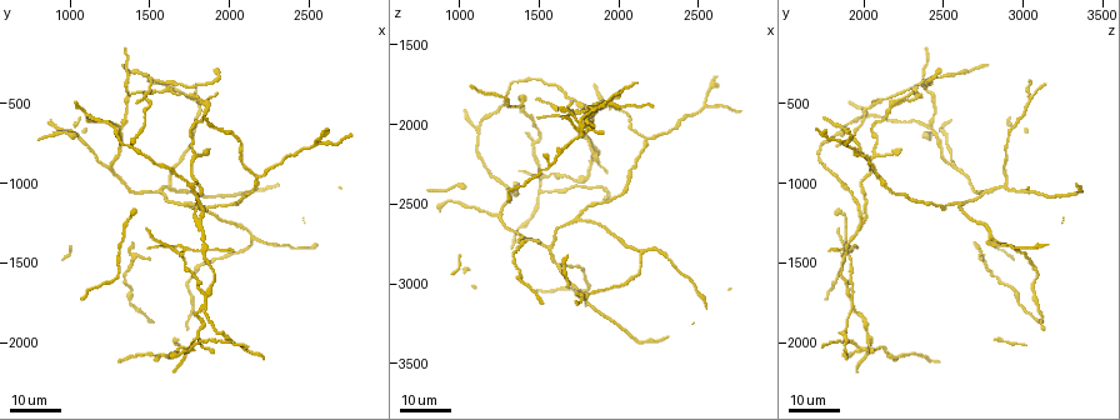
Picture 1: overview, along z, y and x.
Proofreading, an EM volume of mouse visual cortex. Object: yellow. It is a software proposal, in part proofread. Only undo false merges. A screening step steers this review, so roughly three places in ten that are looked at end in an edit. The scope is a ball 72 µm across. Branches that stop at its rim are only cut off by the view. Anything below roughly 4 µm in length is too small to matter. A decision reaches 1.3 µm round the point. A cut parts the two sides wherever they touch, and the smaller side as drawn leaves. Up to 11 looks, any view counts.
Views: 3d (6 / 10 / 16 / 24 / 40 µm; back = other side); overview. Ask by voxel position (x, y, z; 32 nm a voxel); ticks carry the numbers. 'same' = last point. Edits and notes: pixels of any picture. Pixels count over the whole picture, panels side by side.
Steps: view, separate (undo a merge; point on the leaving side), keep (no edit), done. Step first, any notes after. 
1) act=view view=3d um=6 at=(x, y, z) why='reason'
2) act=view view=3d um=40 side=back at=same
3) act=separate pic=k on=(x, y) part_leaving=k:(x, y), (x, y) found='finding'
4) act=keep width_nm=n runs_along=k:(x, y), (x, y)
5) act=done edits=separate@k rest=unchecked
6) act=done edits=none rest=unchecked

act=view view=3d um=16 at=(1620, 1000, 2900) why='three arms meet'

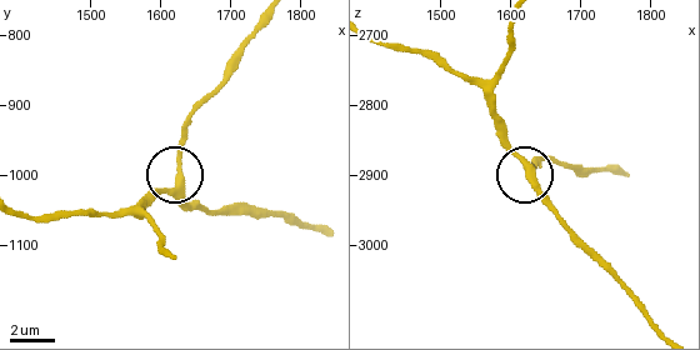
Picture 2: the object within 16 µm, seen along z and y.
act=view view=3d um=10 at=(1625, 1015, 2890) why='closer look'

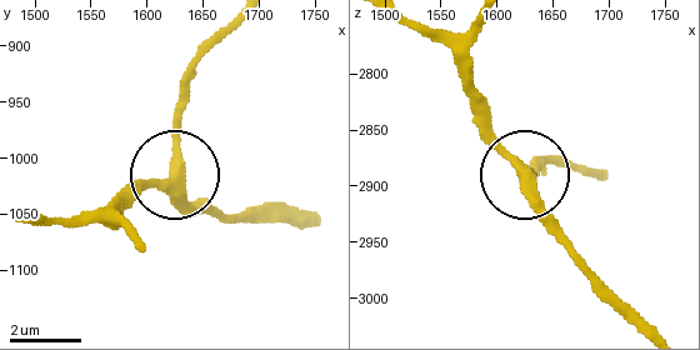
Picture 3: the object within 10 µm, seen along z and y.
act=view view=3d um=10 side=back at=(1624, 1020, 2888) why='from behind'

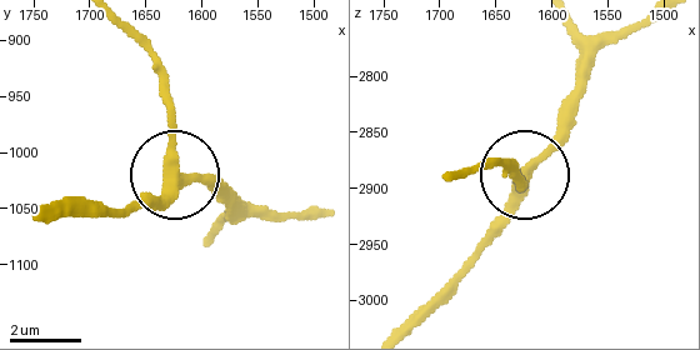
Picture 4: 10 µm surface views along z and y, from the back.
act=keep width_nm=320 runs_along=4:(633, 24), (593, 63), (575, 116), (534, 161), (483, 248) found='one neuron here'

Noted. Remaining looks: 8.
act=view view=3d um=24 at=(1560, 1060, 2760) why='a fork'

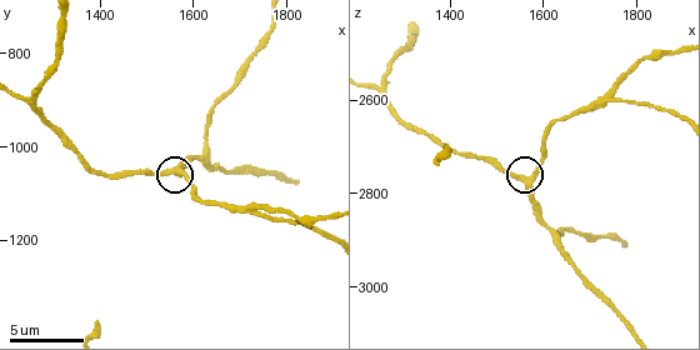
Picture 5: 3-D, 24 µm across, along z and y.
act=view view=3d um=10 at=(1580, 1055, 2770)

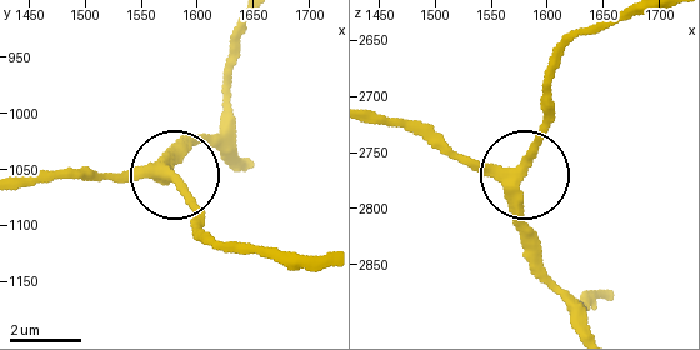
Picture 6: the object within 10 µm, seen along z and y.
act=keep runs_along=6:(376, 114), (430, 126), (475, 161), (511, 171), (520, 254) found='all the same neuron'

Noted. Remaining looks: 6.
act=view view=3d um=10 at=(1245, 900, 2575) why='arms part here'

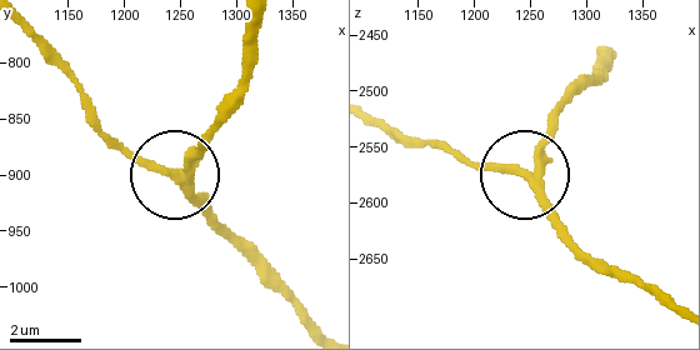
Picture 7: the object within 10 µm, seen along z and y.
act=view view=3d um=6 at=(1244, 902, 2574)

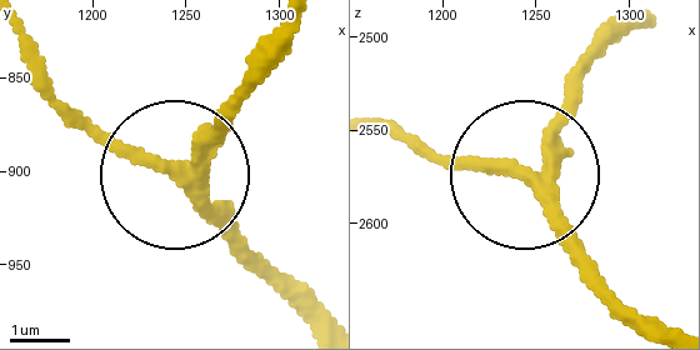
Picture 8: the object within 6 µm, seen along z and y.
act=keep side_arm_um=24 arms=3 found='continuous, no second neuron'

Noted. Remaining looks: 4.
act=view view=3d um=16 at=(1320, 640, 2440) why='arms part here'

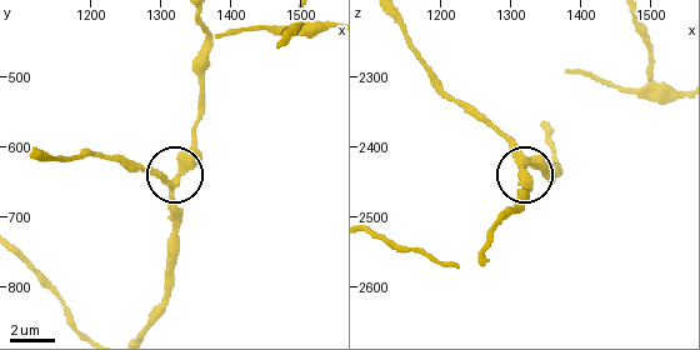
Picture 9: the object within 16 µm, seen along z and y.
act=view view=3d um=10 at=(1320, 655, 2420)

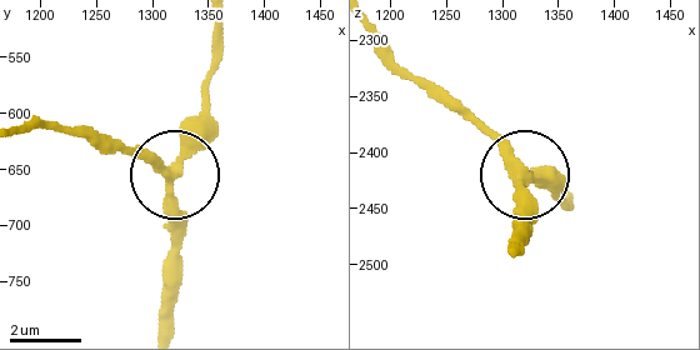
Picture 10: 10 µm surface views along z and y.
act=keep arms=3 found='all the same neuron'

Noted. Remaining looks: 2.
act=view view=3d um=24 at=(1480, 460, 2120) why='three arms meet'

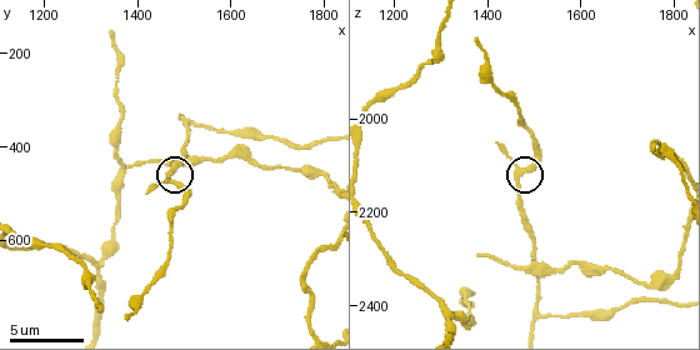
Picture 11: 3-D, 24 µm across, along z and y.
act=view view=3d um=10 at=(1465, 475, 2120)

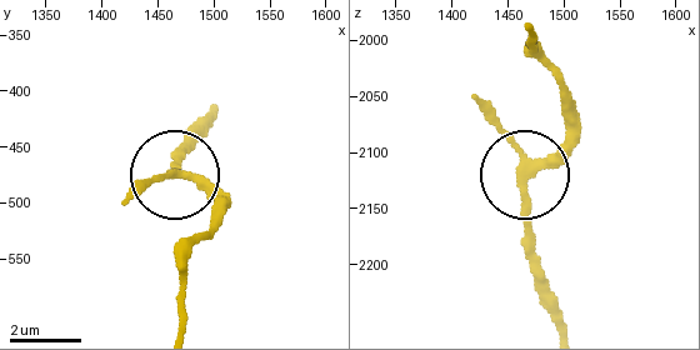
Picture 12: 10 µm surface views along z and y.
act=keep runs_along=12:(556, 323), (524, 188), (574, 119) found='all the same neuron'

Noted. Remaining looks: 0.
act=done edits=none rest=unchecked

